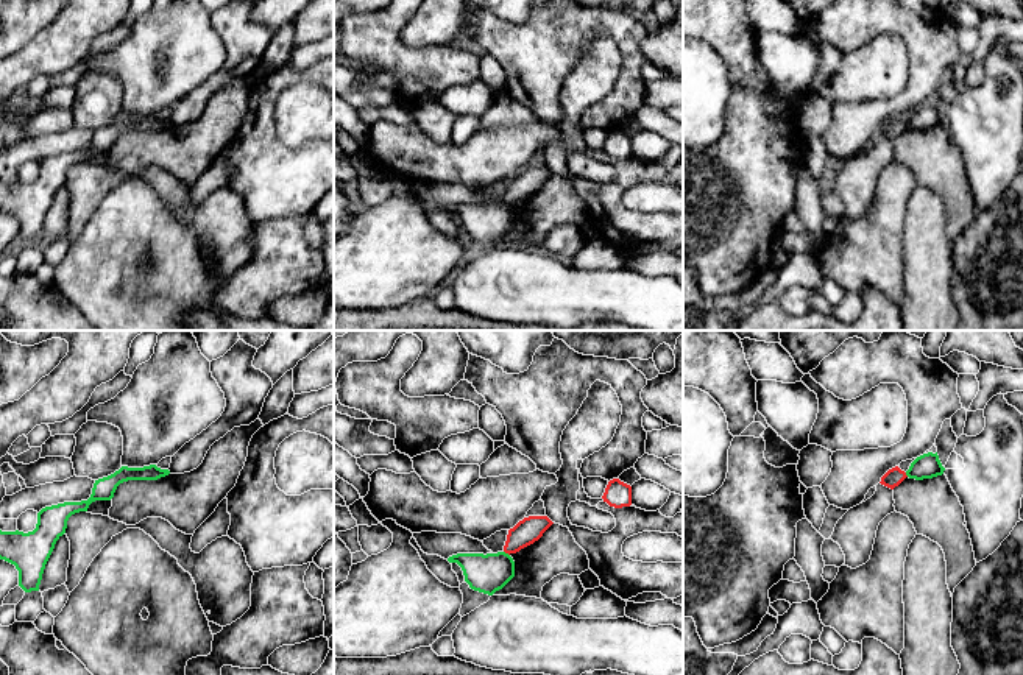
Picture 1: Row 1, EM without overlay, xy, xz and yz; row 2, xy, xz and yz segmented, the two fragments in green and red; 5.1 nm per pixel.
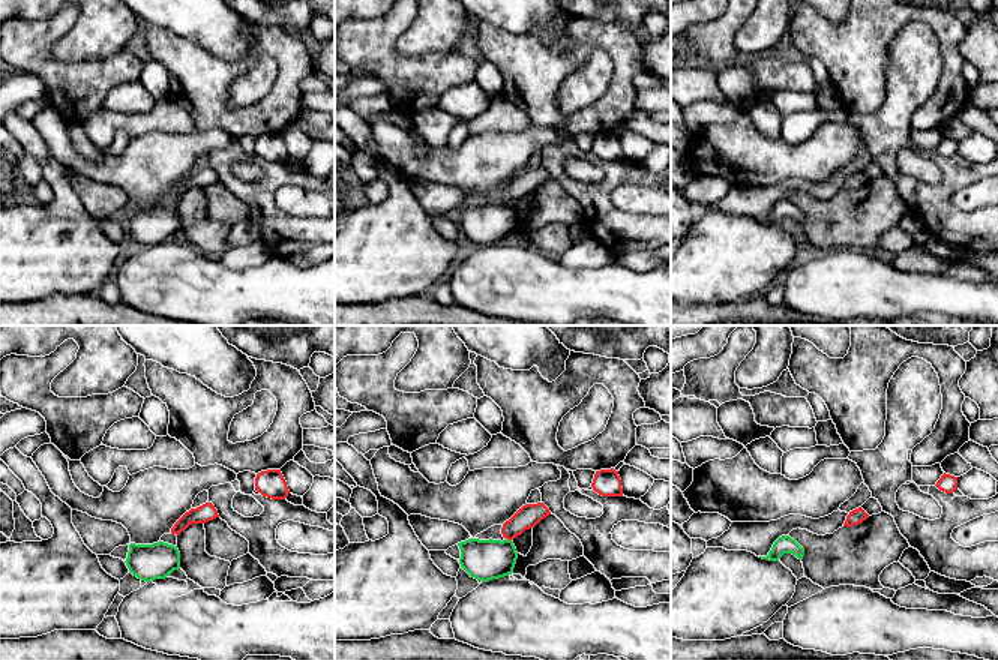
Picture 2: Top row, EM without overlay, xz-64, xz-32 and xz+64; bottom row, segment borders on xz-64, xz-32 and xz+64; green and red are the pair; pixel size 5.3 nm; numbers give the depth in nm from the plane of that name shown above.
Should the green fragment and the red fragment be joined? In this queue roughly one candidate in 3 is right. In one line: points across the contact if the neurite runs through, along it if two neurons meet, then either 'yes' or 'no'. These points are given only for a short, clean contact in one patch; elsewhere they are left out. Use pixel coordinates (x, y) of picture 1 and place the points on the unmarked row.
border along xz (504, 201), (509, 206); no

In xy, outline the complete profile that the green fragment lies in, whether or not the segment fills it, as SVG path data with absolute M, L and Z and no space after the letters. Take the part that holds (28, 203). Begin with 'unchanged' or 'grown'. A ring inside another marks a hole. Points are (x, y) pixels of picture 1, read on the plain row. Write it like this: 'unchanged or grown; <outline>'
unchanged; M156 115L143 118L122 117L114 125L95 131L87 151L64 153L42 159L37 164L37 175L33 182L0 181L0 210L16 217L19 221L19 237L25 243L39 242L45 215L56 192L65 184L67 171L72 165L87 162L89 156L95 151L111 151L117 137L123 133L158 131L168 125L168 120L161 120Z

